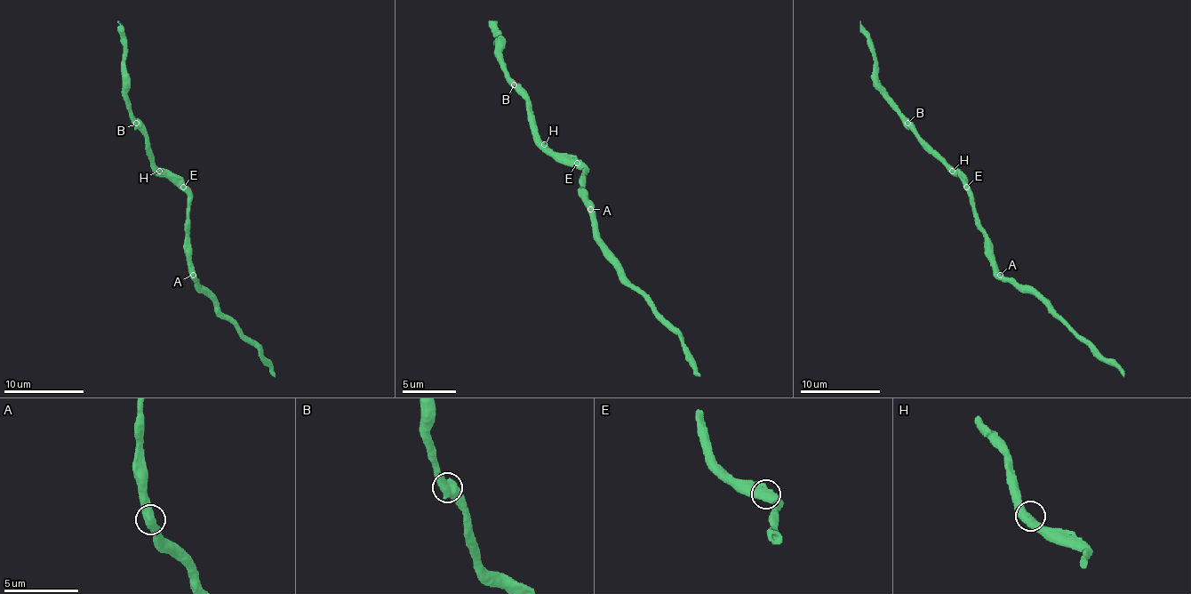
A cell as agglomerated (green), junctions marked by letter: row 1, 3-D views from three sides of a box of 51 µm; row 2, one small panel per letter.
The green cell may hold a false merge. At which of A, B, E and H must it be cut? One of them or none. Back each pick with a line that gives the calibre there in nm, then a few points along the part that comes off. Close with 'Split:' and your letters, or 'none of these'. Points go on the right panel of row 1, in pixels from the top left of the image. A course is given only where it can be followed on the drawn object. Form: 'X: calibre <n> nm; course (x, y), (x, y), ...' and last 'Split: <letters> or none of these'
Split: none of these

